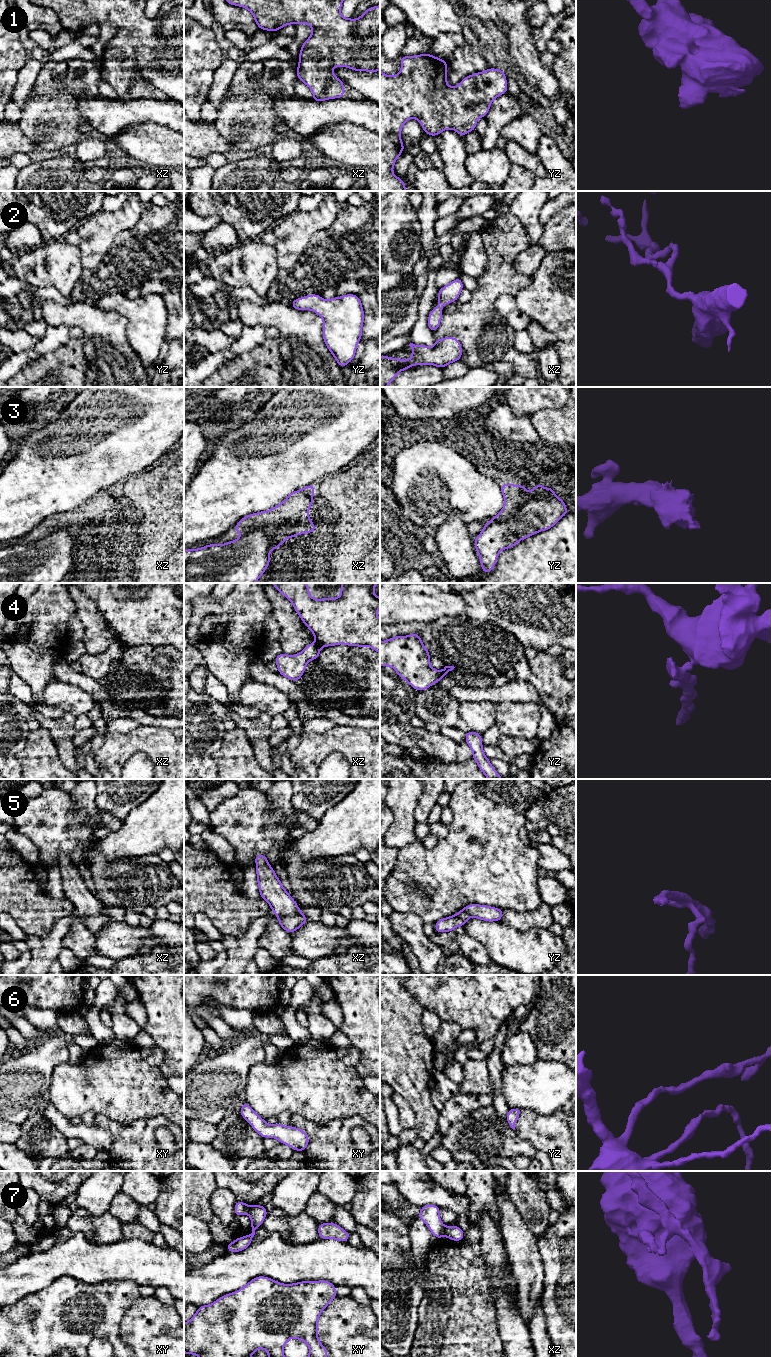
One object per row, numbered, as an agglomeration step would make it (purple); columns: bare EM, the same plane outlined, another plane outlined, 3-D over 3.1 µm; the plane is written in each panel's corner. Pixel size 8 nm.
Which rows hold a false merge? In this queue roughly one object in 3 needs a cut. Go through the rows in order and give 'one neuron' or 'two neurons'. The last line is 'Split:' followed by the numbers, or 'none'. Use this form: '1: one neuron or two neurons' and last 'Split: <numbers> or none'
1: one neuron
2: one neuron
3: one neuron
4: two neurons
5: one neuron
6: one neuron
7: two neurons
Split: 4, 7

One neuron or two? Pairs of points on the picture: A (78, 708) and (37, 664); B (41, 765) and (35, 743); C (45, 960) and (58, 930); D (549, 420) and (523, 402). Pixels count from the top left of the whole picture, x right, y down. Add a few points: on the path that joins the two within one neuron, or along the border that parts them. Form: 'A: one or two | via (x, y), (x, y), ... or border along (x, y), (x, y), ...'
A: two | border along (55, 680), (45, 687), (41, 695), (41, 701)
B: one | via (40, 760), (40, 748)
C: one | via (45, 953), (45, 950), (55, 937)
D: two | border along (559, 408), (538, 409), (529, 415)

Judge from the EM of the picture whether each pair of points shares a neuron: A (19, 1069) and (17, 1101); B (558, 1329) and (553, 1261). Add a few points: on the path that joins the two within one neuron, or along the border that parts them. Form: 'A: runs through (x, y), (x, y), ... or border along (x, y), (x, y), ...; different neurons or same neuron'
A: runs through (19, 1077), (17, 1093); same neuron
B: runs through (558, 1312), (551, 1299), (553, 1278); same neuron

